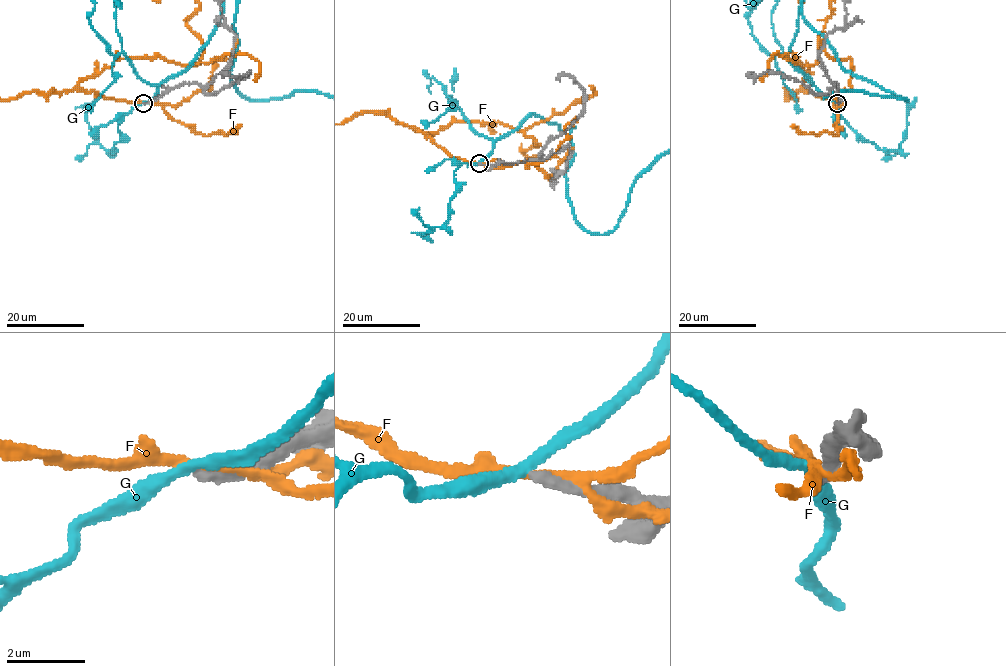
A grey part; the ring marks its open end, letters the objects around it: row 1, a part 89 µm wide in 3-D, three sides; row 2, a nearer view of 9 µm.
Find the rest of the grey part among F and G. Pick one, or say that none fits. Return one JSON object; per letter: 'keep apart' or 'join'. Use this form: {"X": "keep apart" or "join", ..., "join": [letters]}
{"F": "keep apart", "G": "keep apart", "join": []}

